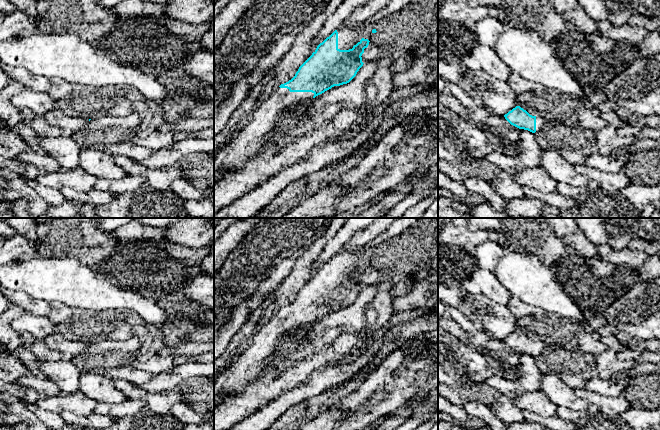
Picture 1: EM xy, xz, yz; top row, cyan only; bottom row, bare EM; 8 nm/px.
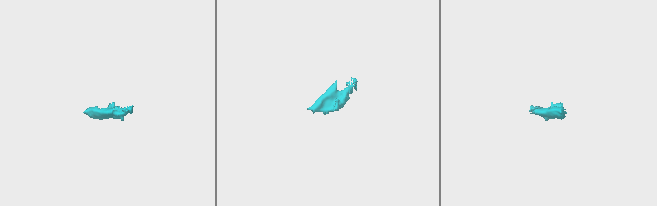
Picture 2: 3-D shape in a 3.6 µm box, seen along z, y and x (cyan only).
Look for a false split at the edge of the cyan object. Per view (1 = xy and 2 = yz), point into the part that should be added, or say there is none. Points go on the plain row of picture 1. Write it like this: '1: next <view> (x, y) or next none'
1: next none
2: next yz (540, 346)

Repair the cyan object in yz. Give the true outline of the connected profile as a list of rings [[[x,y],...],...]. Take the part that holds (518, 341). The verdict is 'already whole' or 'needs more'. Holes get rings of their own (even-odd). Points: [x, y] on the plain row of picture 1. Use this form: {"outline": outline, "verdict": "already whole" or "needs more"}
{"outline": [[[516,330],[507,338],[505,343],[513,350],[528,354],[532,357],[539,356],[545,349],[545,344],[539,340],[532,340],[520,330]]], "verdict": "needs more"}

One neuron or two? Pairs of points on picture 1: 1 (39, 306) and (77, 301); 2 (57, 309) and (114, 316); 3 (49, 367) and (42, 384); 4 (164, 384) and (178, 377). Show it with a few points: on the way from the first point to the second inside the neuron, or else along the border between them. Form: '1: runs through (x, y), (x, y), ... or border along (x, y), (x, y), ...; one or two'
1: border along (28, 294), (31, 297), (50, 303); two
2: border along (75, 310), (67, 318); two
3: border along (39, 374), (50, 379), (61, 393); two
4: runs through (167, 381), (175, 377); one

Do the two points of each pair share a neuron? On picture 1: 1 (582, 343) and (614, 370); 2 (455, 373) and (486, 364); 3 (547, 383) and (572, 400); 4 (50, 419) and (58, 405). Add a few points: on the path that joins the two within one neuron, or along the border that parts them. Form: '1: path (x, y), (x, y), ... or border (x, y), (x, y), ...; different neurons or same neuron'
1: border (604, 350), (595, 356); different neurons
2: path (463, 366), (478, 366); same neuron
3: path (553, 387), (566, 397); same neuron
4: border (34, 404), (59, 413); different neurons

